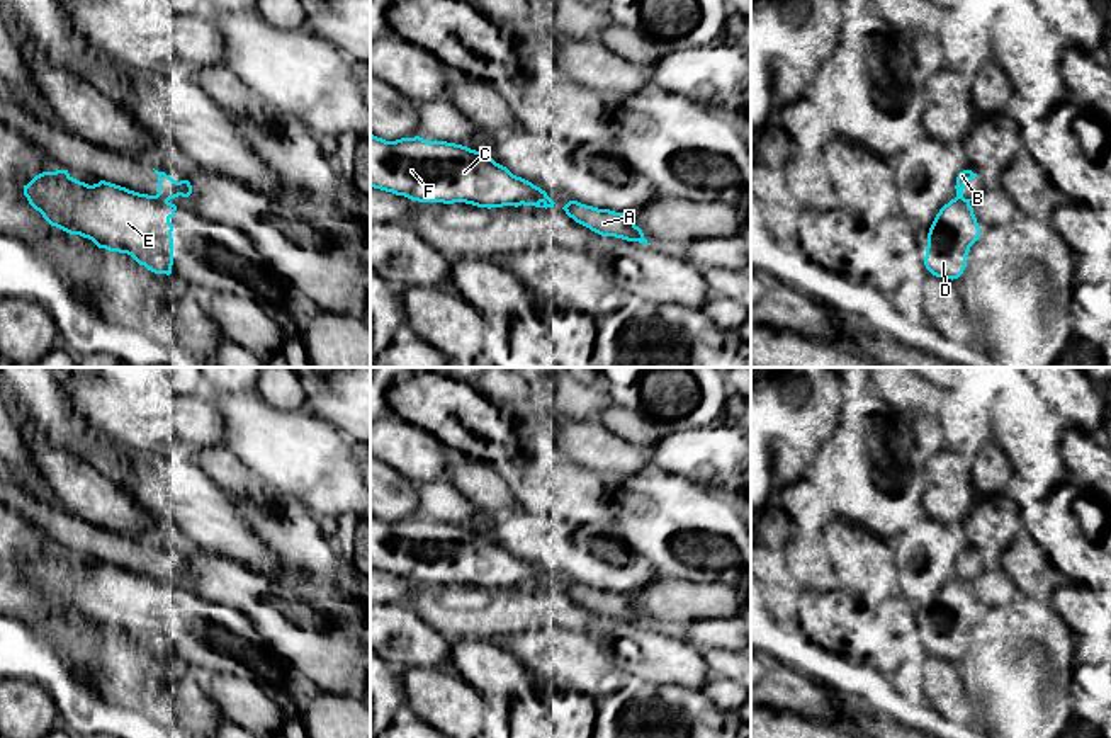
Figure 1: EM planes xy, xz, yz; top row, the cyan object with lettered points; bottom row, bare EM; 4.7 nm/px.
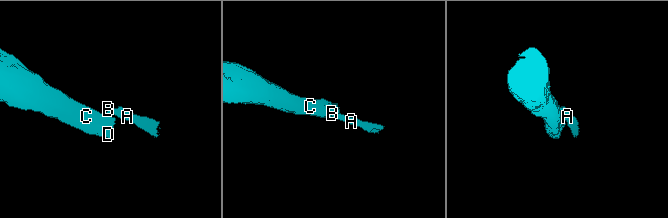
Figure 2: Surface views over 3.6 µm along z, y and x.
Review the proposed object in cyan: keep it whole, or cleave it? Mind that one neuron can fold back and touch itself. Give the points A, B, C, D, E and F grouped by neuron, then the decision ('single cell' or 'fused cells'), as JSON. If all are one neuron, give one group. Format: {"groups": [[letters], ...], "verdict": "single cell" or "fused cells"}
{"groups": [["A", "B"], ["C", "D", "E", "F"]], "verdict": "fused cells"}

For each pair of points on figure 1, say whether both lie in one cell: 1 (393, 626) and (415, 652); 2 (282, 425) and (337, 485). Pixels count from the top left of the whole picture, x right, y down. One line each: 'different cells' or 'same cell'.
1: same cell
2: same cell

